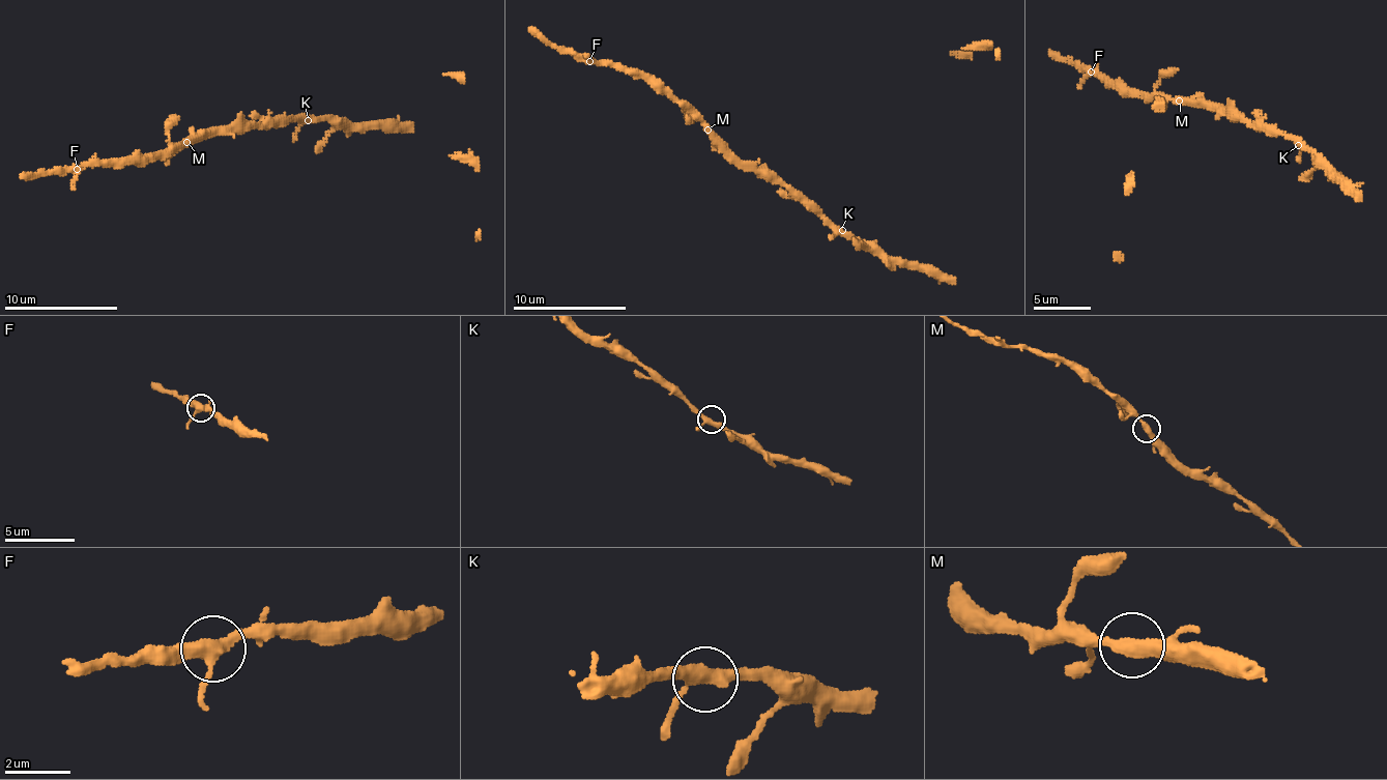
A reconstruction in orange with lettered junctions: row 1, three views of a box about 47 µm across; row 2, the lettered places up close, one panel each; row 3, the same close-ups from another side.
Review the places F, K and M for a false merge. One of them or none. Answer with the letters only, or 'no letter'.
no letter

